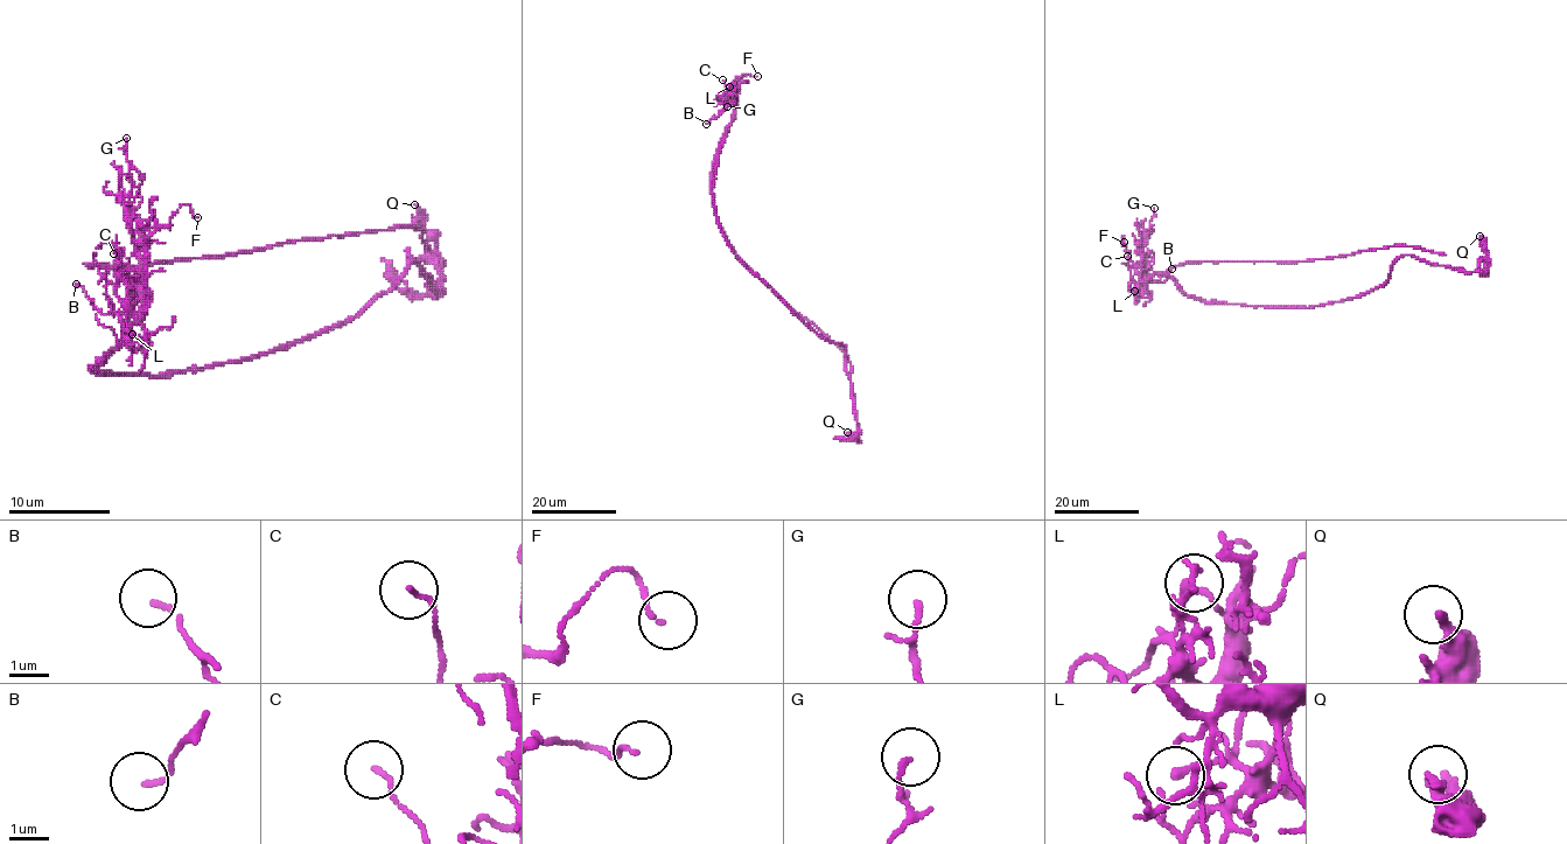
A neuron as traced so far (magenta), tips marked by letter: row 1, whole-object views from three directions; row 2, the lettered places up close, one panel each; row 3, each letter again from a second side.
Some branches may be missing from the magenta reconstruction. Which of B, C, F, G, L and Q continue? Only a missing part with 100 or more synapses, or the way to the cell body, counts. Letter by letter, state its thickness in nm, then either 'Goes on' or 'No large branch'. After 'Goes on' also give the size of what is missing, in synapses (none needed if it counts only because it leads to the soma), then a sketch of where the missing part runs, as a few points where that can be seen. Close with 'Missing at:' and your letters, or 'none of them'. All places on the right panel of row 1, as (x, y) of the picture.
B: Thickness 110 nm. No large branch
C: Thickness 110 nm. No large branch
F: Thickness 90 nm. No large branch
G: Thickness 130 nm. No large branch
L: Thickness 200 nm. No large branch
Q: Thickness 240 nm. No large branch
Missing at: none of them

